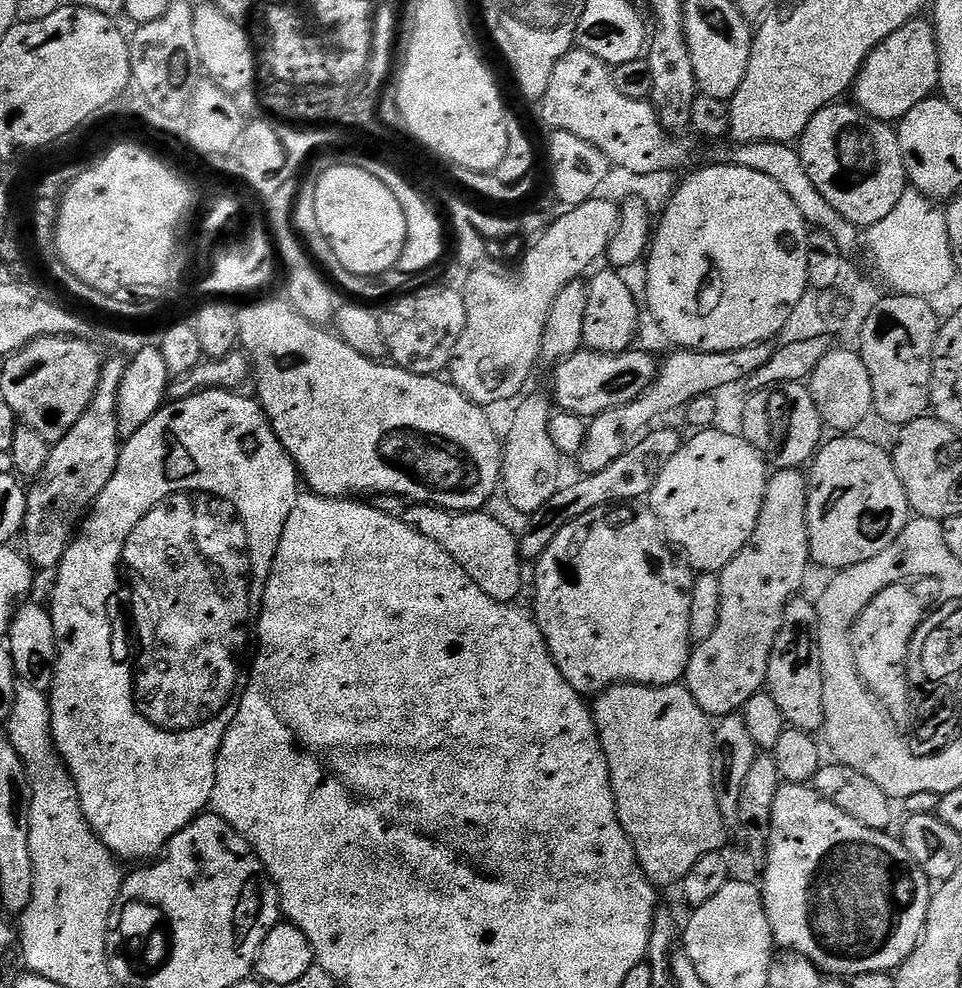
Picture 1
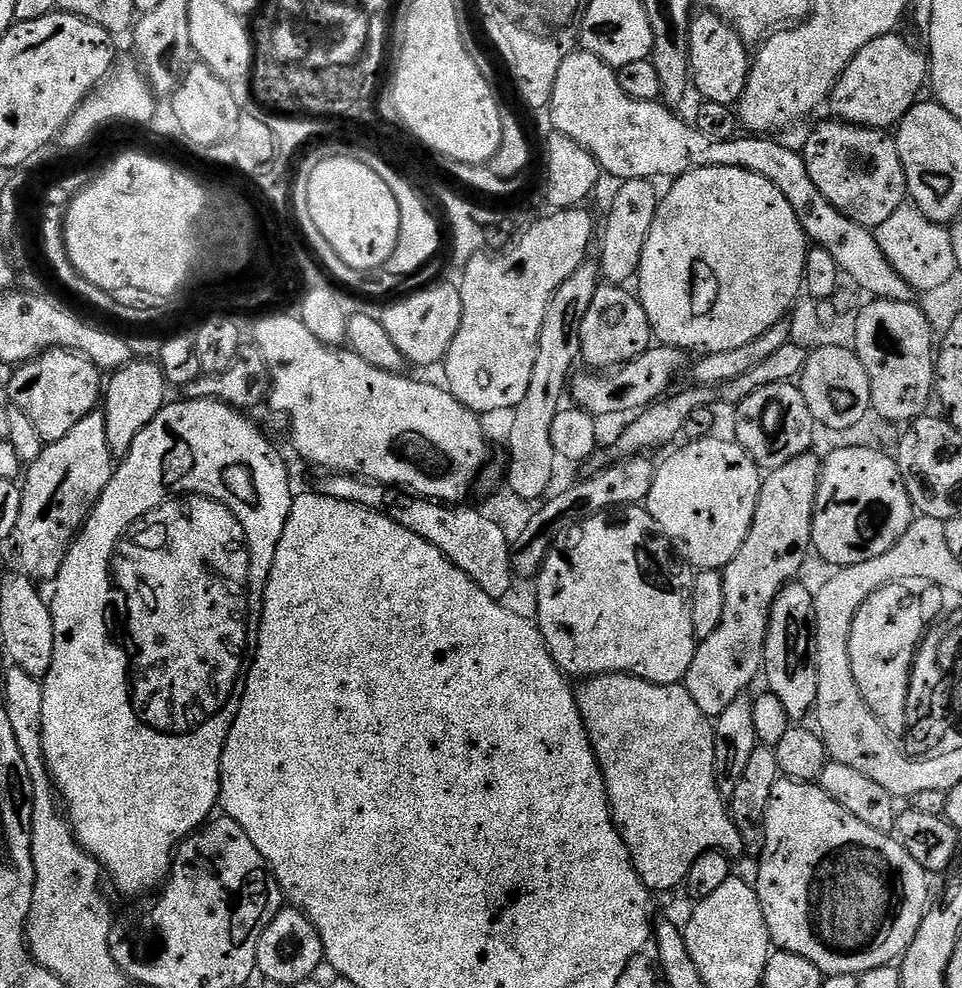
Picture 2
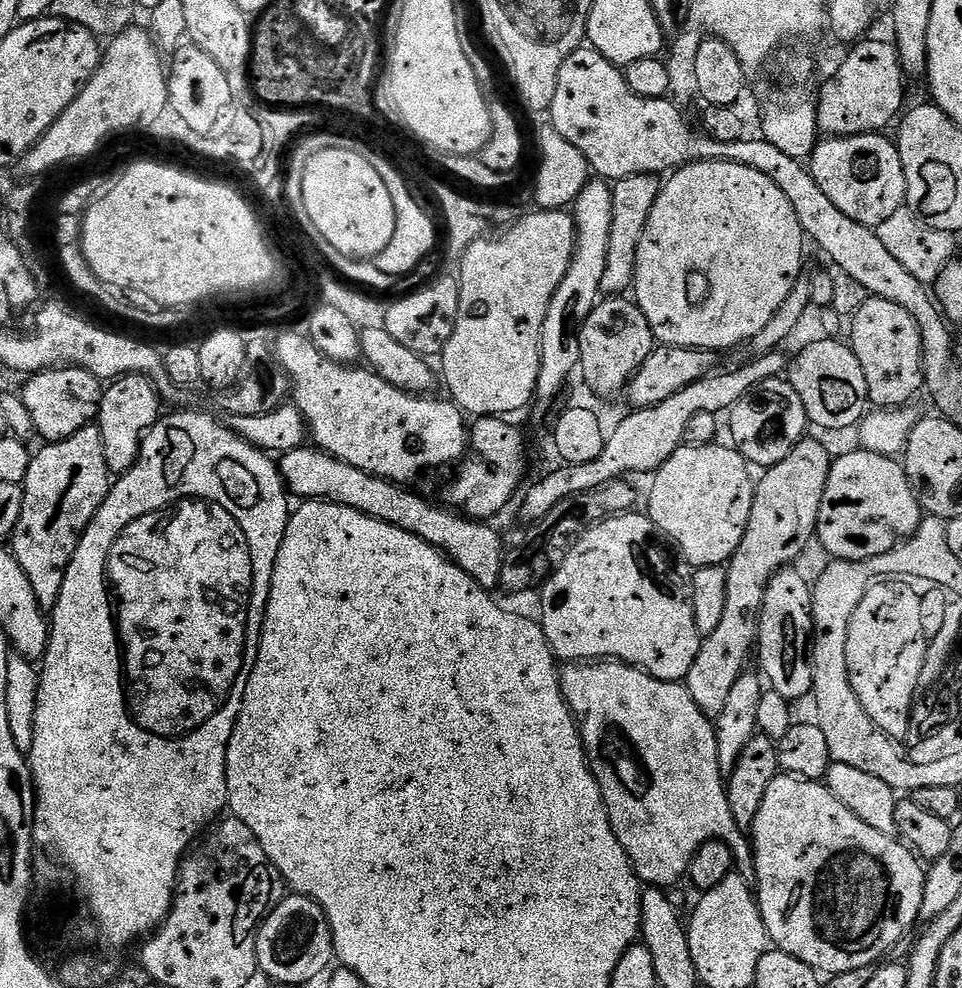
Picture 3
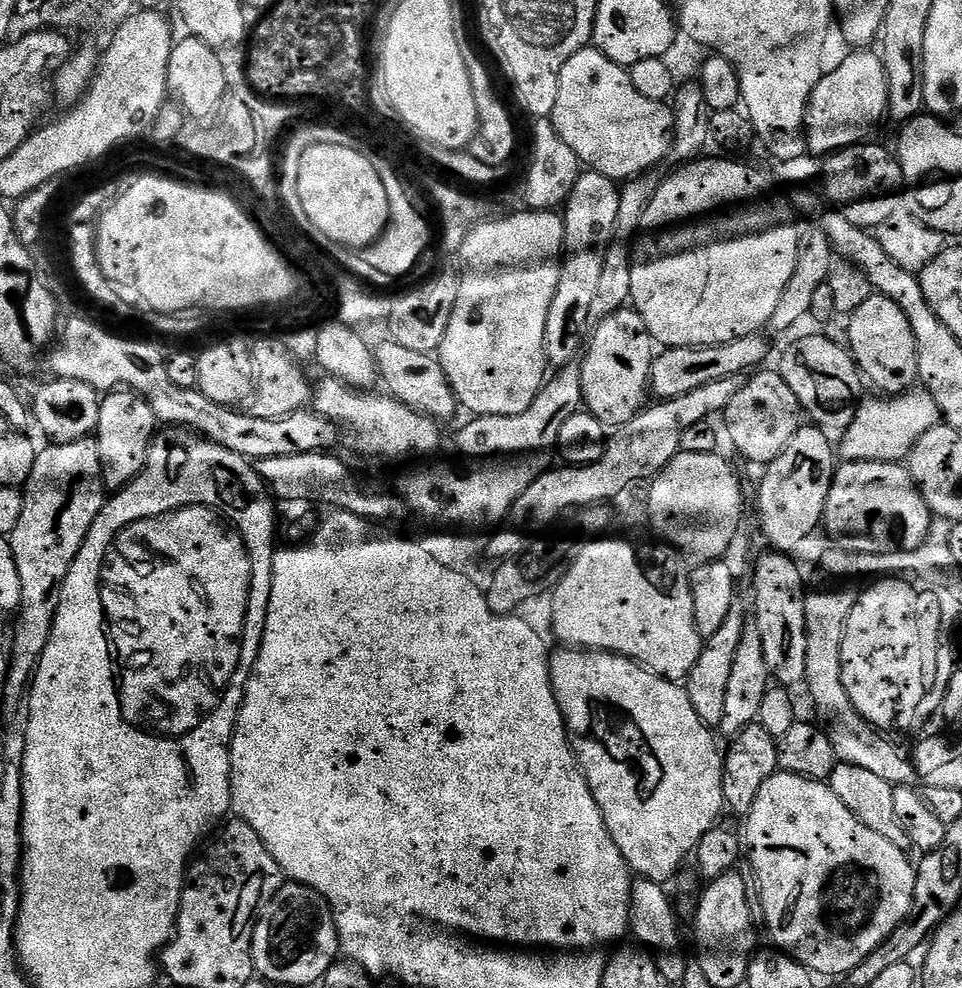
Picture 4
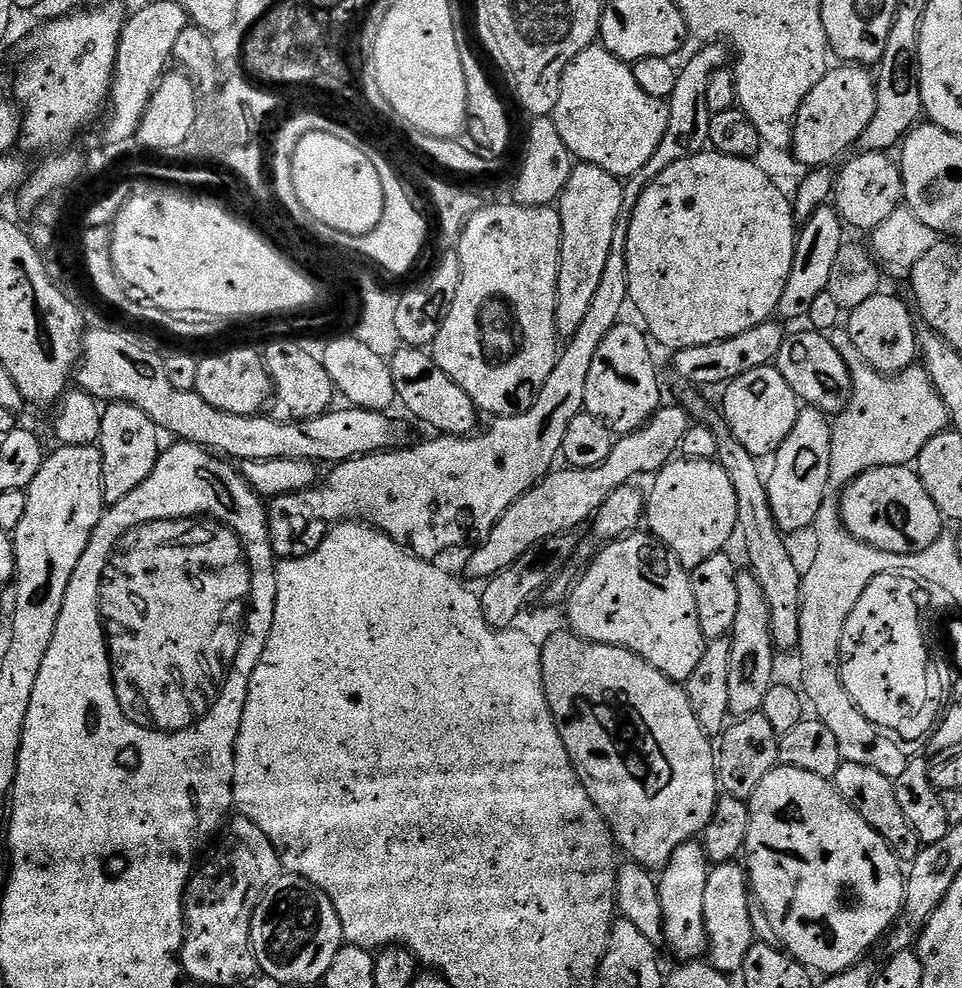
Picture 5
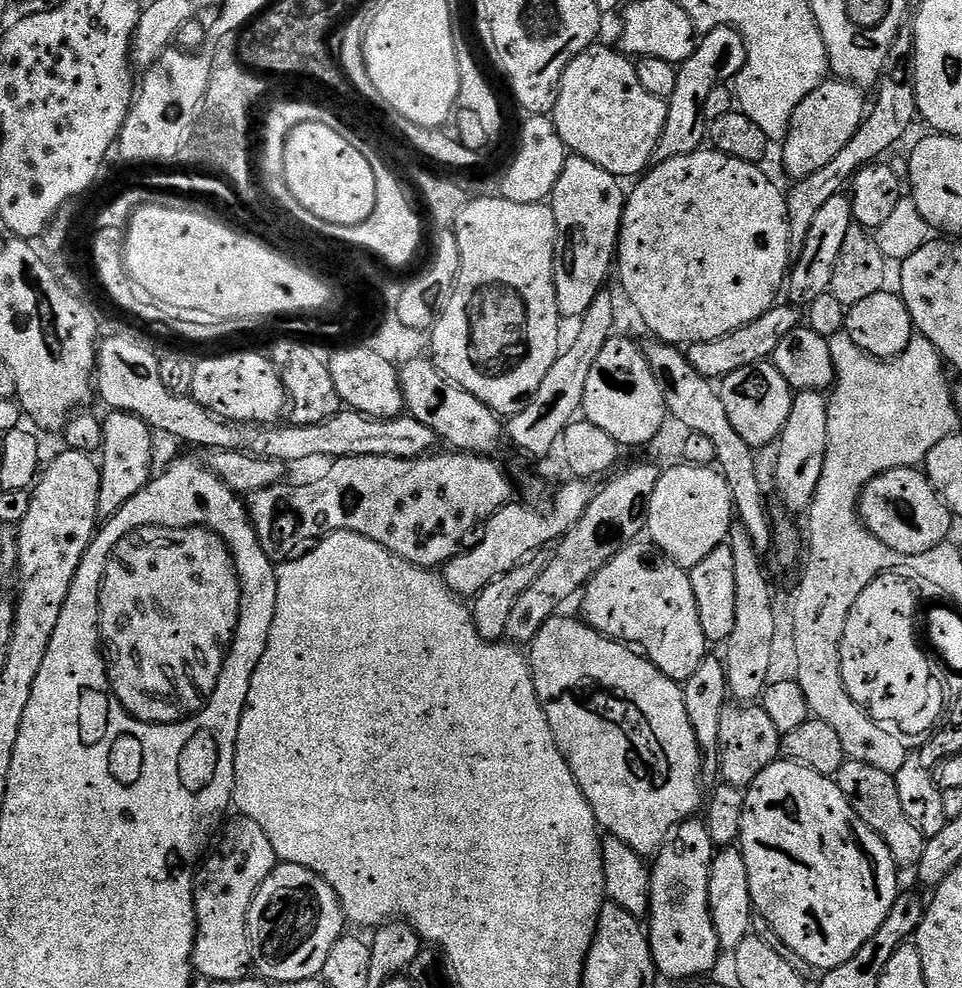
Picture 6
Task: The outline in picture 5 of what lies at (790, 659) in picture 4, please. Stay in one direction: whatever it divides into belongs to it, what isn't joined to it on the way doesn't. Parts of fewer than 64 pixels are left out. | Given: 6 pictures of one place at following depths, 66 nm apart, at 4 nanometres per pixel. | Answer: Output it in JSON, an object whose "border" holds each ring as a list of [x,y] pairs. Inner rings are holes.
{"border":[[[726,426],[715,429],[719,438],[716,460],[730,474],[734,486],[734,498],[738,498],[738,518],[736,527],[739,535],[744,535],[744,552],[748,555],[747,567],[760,580],[764,588],[766,602],[770,606],[770,630],[772,643],[781,653],[800,647],[800,582],[802,568],[796,565],[792,552],[788,549],[785,533],[781,532],[778,522],[772,513],[765,473],[760,473],[761,461],[732,437]]]}

